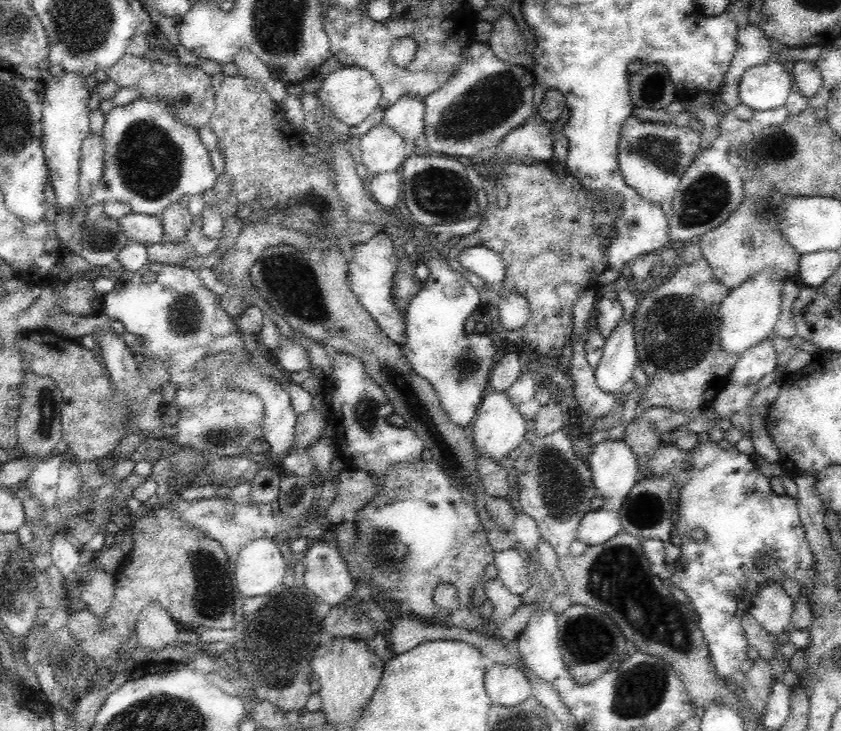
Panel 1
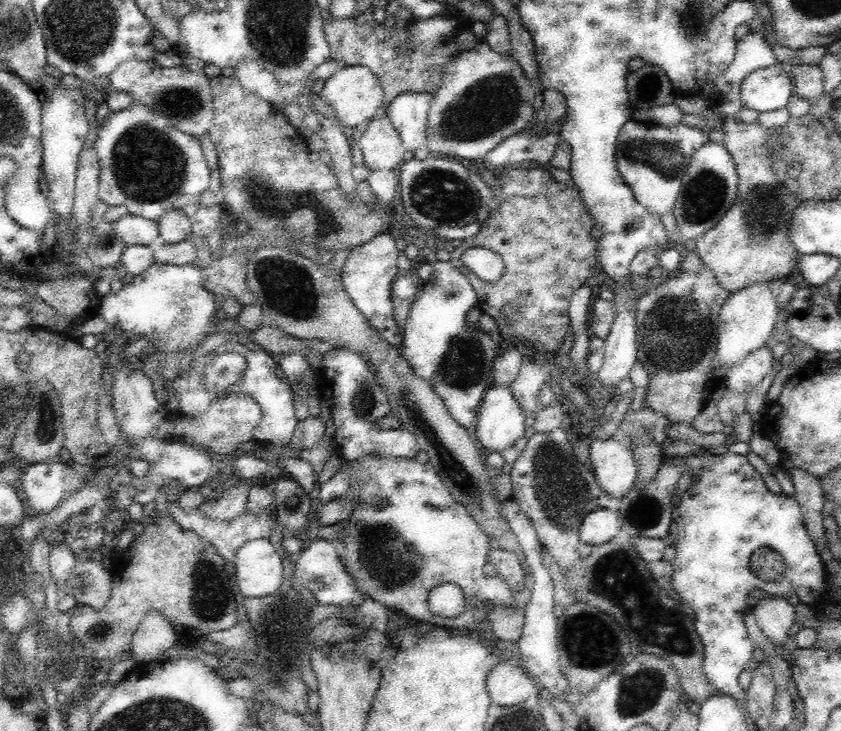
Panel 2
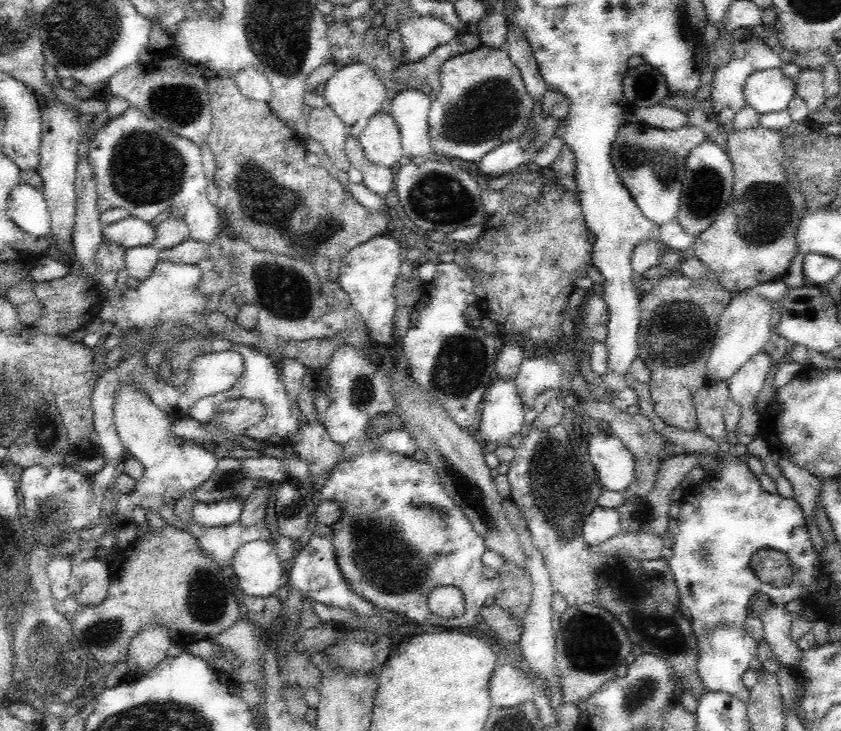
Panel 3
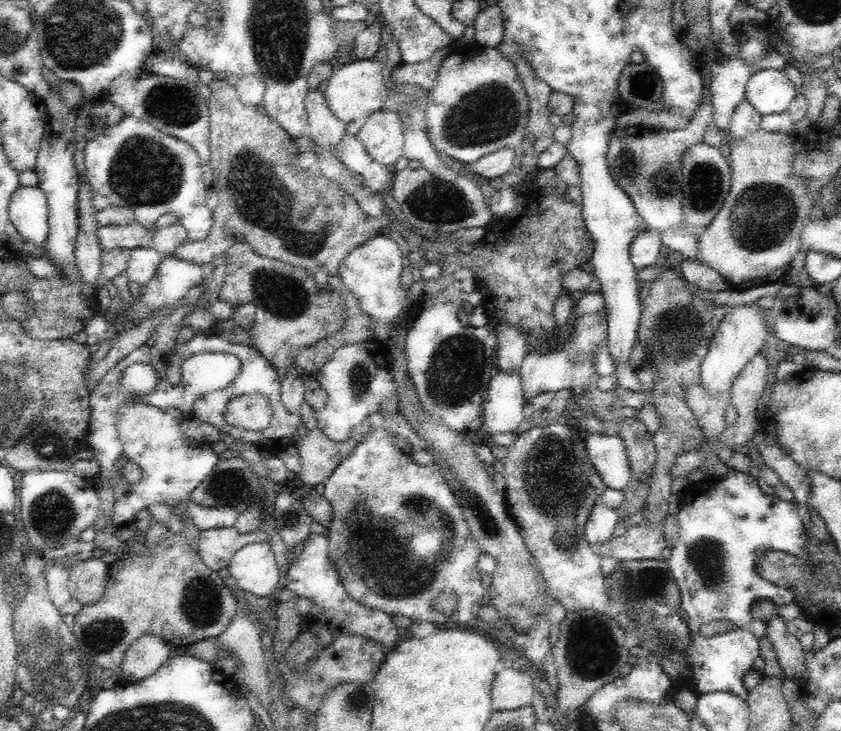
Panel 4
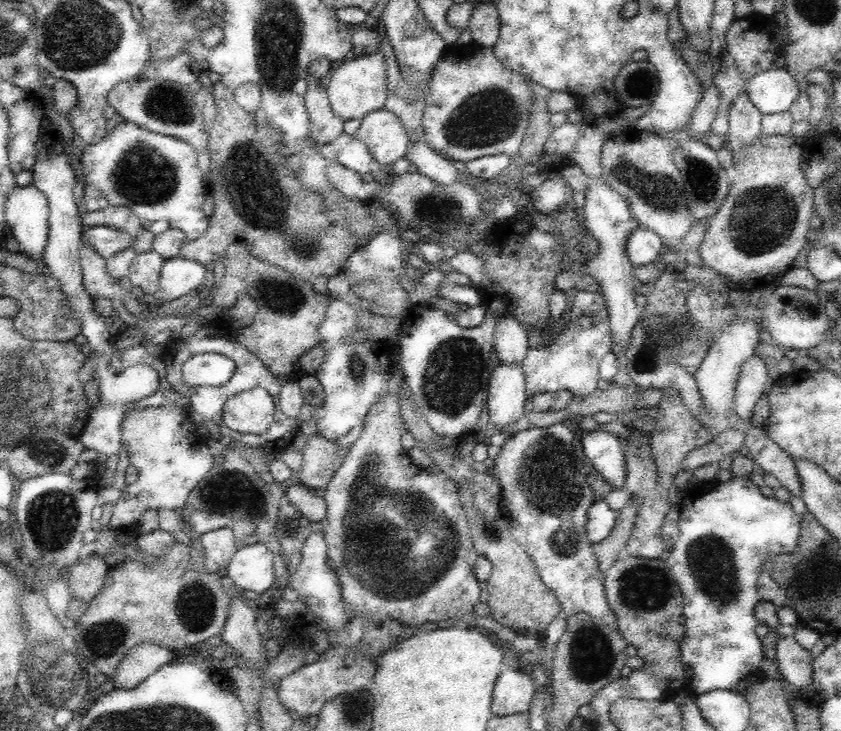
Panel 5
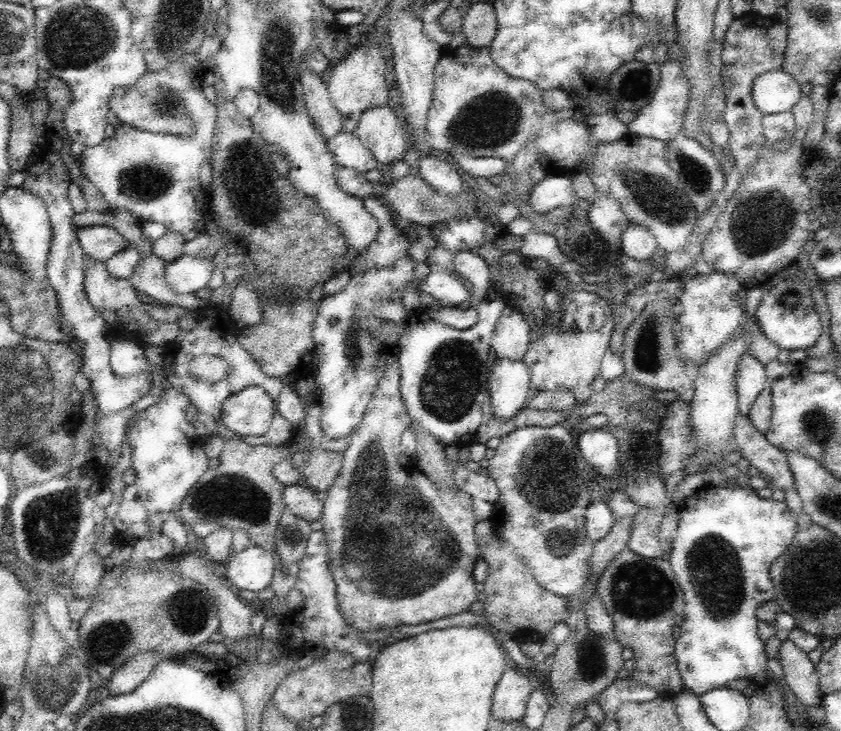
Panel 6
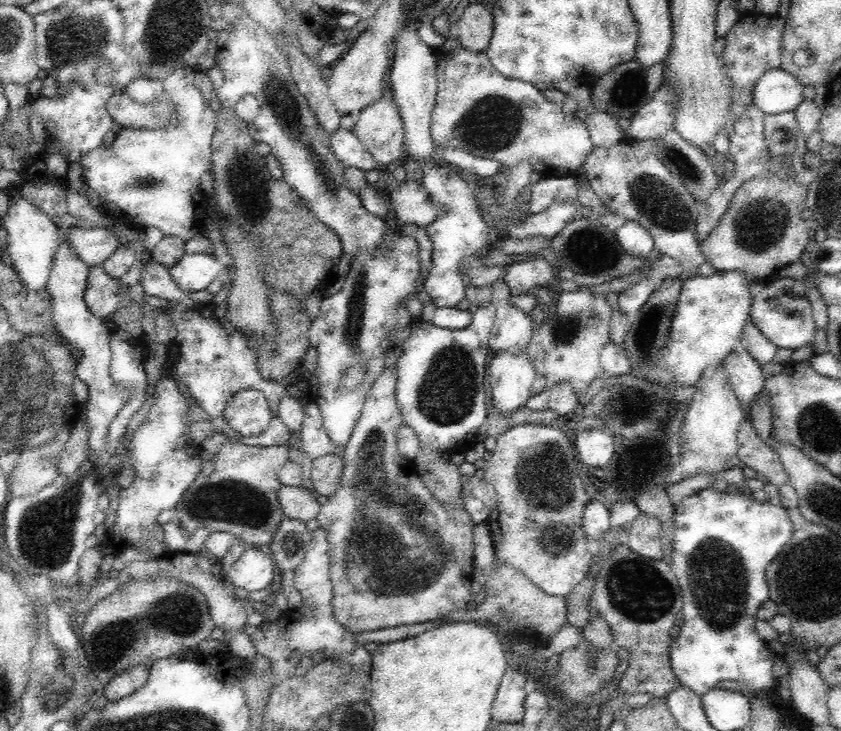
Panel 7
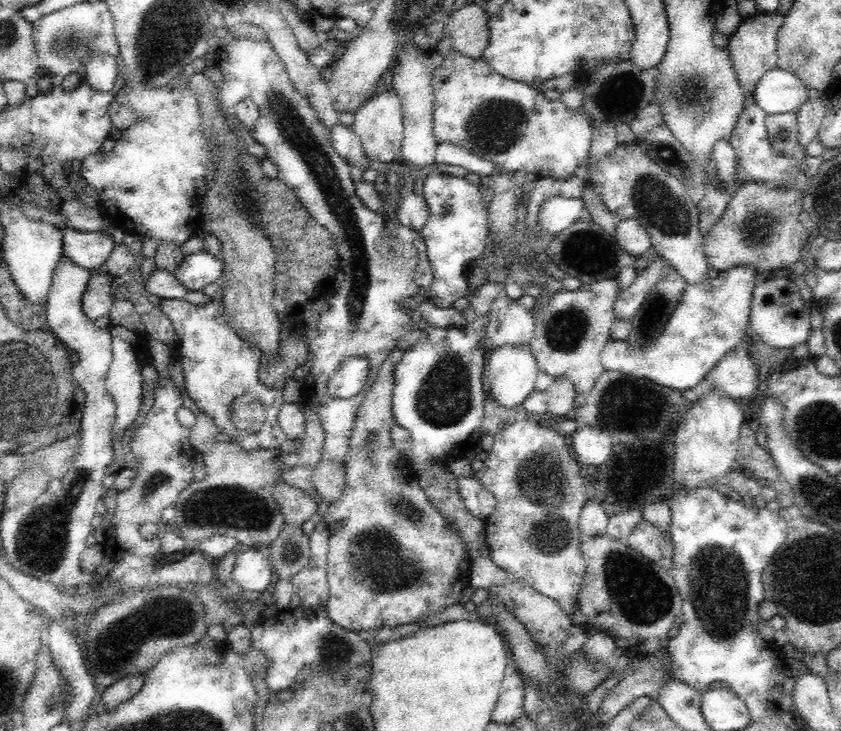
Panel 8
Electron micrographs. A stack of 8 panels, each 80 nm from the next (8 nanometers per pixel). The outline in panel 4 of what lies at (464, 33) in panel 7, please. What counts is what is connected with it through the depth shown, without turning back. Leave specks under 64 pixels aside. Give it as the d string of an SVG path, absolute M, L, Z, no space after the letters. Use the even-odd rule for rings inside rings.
M498 5L488 6L481 10L473 22L474 42L485 47L496 48L503 39L504 23L501 8Z

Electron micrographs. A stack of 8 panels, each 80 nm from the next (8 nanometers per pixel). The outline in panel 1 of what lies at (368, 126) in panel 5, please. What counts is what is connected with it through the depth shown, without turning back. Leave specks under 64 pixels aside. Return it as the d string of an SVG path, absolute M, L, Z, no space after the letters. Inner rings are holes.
M383 122L371 127L361 137L361 162L371 179L385 172L398 170L407 159L405 140Z

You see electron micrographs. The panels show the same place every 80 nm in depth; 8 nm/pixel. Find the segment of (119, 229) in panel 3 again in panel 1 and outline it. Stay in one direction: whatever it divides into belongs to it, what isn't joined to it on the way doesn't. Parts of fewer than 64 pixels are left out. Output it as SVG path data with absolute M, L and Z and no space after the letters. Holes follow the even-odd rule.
M128 212L120 221L120 226L132 242L149 247L151 244L161 242L163 236L162 214L140 214Z

